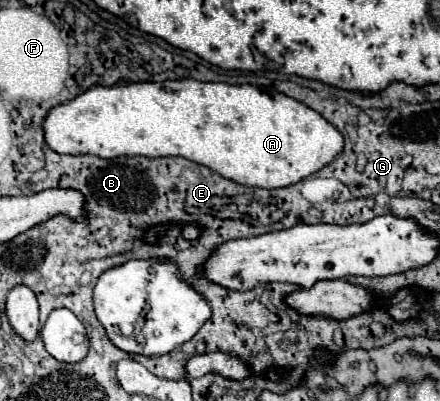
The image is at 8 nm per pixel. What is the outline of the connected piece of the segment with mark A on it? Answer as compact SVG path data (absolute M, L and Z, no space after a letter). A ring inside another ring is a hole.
M196 79L92 87L76 99L54 107L48 113L44 121L44 137L50 149L68 155L92 153L102 159L116 159L122 155L180 155L184 159L206 165L208 169L234 183L262 189L294 185L332 163L344 149L344 137L334 125L330 125L314 109L286 97L284 93L268 91L256 85L200 83Z

